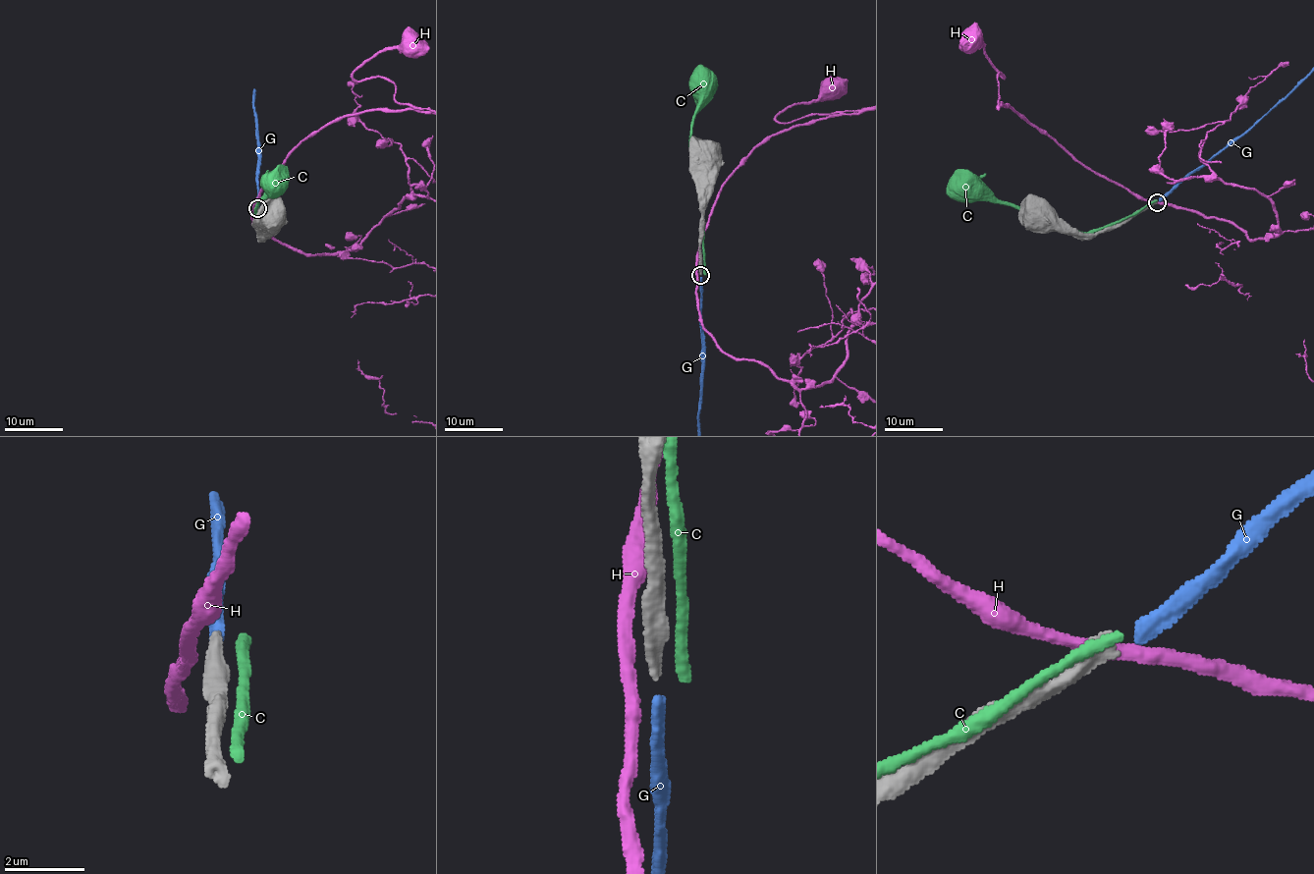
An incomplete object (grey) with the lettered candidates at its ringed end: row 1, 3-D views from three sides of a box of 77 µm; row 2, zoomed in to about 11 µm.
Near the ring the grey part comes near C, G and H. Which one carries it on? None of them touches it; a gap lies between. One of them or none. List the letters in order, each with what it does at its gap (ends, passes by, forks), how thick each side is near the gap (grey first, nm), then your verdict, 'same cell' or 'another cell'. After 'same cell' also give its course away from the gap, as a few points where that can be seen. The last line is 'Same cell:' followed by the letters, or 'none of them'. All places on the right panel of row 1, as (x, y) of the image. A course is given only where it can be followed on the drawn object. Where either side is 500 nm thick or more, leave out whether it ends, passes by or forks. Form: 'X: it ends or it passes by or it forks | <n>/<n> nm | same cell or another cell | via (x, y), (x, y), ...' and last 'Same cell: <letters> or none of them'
C: it ends | 400/320 nm | another cell
G: it ends | 400/360 nm | same cell
H: it passes by | 400/340 nm | another cell
Same cell: G

